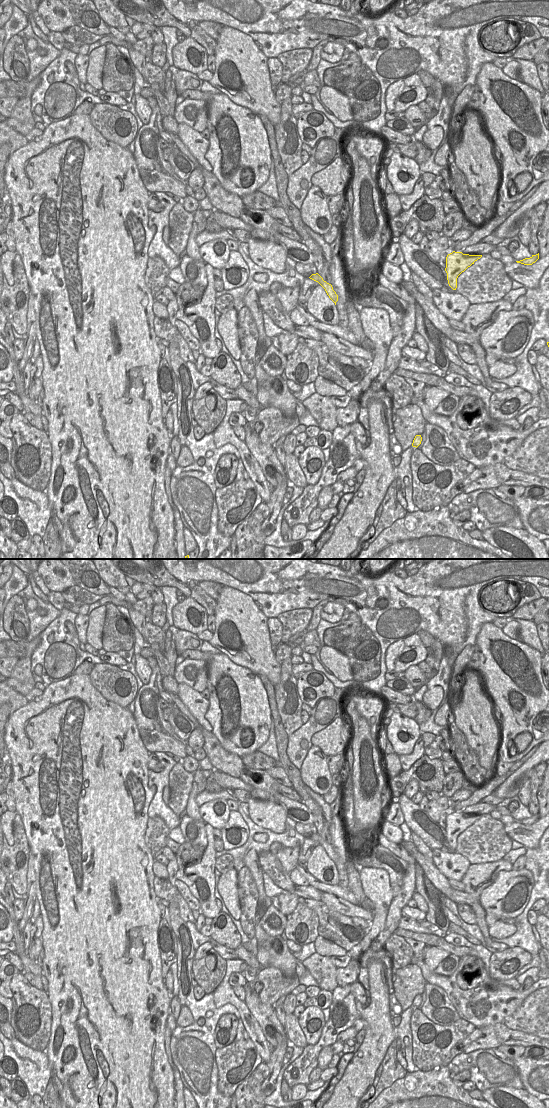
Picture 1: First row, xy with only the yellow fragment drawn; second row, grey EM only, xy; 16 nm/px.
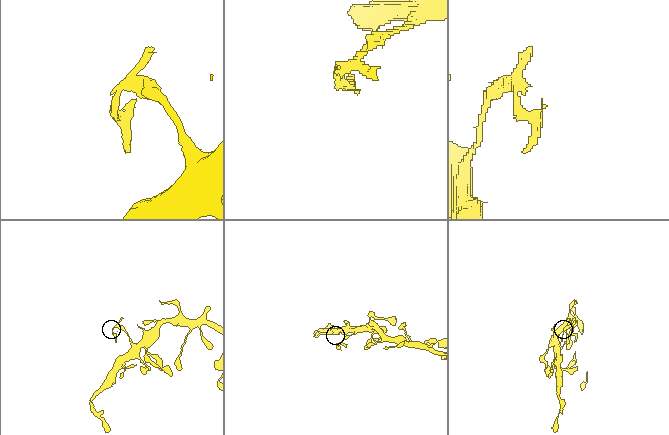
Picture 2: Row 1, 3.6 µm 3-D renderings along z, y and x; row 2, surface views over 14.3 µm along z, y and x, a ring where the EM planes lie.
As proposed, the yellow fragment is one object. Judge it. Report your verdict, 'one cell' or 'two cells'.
two cells

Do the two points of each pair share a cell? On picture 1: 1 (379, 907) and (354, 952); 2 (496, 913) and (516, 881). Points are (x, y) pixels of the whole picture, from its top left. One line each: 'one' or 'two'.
1: one
2: one

